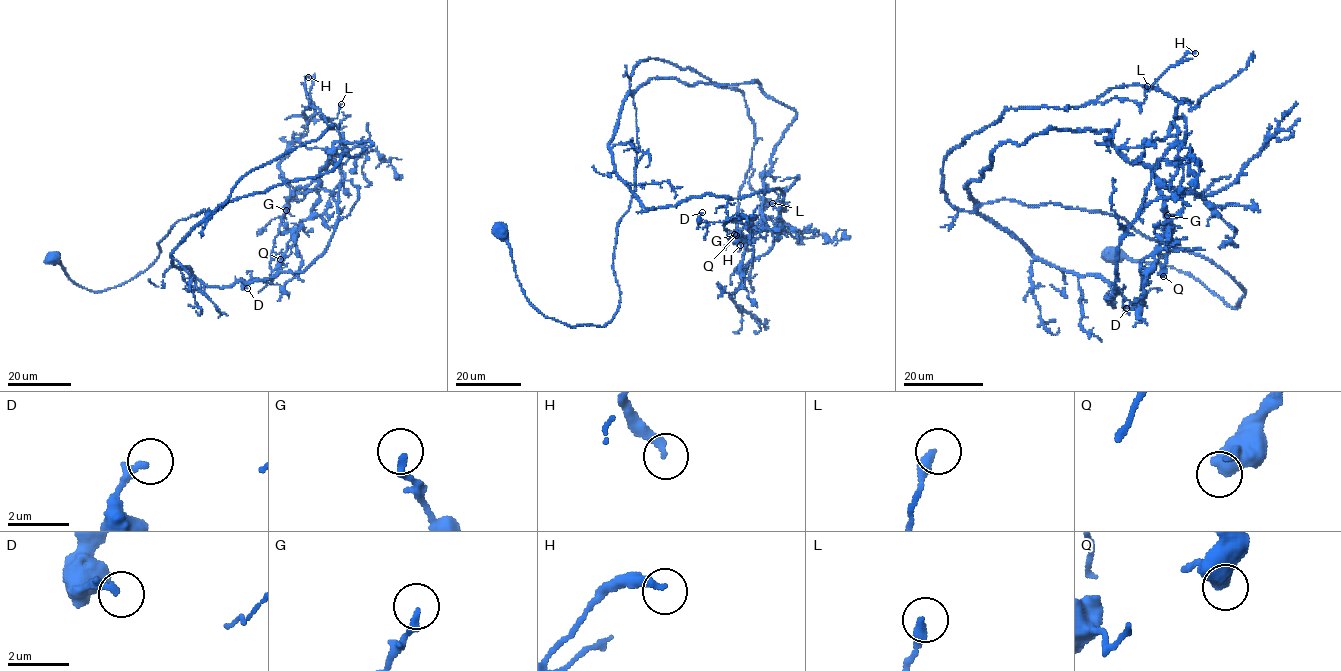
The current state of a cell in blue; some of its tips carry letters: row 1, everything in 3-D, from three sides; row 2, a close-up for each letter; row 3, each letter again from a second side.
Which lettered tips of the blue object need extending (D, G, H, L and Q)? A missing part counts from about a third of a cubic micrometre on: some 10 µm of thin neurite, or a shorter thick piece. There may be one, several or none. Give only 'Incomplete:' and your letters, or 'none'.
Incomplete: none

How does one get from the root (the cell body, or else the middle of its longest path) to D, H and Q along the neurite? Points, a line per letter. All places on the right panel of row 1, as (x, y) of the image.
D: (1111, 255), (1245, 294), (1122, 218), (965, 187), (1003, 143), (1108, 130), (1169, 230), (1126, 308)
H: (1111, 255), (1231, 307), (1245, 294), (1105, 212), (957, 211), (945, 158), (1006, 110), (1149, 90), (1195, 53)
Q: (1111, 255), (1231, 307), (1245, 294), (1122, 218), (965, 187), (1003, 143), (1108, 130), (1162, 195), (1163, 276)

